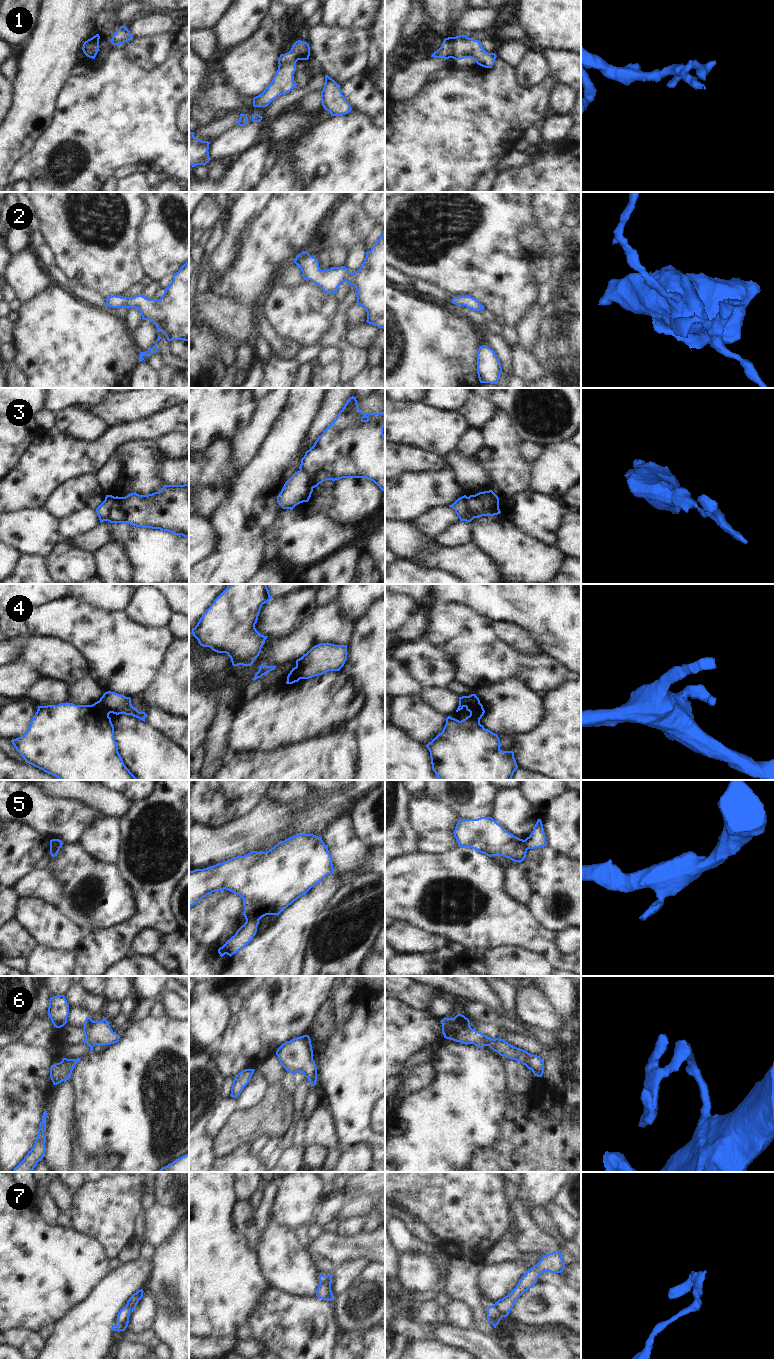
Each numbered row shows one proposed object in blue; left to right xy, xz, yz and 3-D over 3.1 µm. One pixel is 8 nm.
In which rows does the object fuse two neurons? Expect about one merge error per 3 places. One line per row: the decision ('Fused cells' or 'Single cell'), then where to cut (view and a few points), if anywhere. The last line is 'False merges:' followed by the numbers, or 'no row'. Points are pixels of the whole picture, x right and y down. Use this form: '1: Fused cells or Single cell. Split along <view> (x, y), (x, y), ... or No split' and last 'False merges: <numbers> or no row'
1: Single cell. No split
2: Single cell. No split
3: Fused cells. Split along xy (114, 497), (106, 520)
4: Fused cells. Split along xy (100, 699), (111, 712)
5: Fused cells. Split along xz (258, 919), (246, 920)
6: Single cell. No split
7: Fused cells. Split along yz (491, 1306), (507, 1315)
False merges: 3, 4, 5, 7.

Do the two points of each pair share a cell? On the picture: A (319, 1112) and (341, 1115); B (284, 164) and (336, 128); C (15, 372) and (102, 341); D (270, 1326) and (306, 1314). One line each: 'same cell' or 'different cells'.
A: different cells
B: different cells
C: different cells
D: same cell

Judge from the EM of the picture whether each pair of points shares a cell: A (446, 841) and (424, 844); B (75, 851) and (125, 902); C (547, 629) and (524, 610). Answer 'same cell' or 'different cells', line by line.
A: same cell
B: same cell
C: same cell

